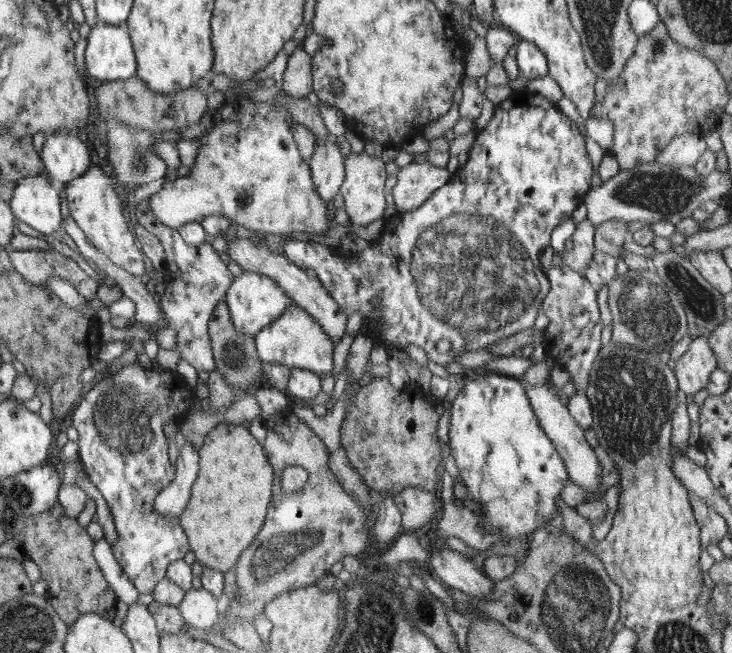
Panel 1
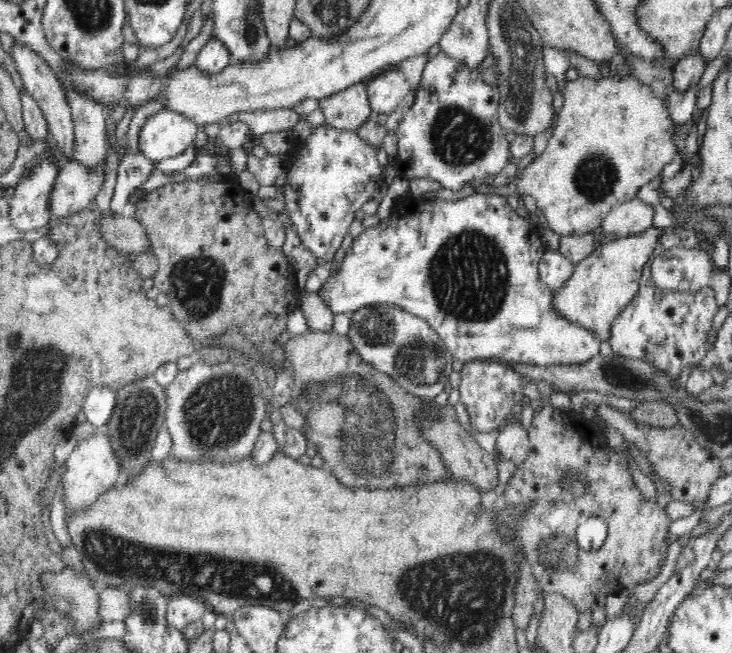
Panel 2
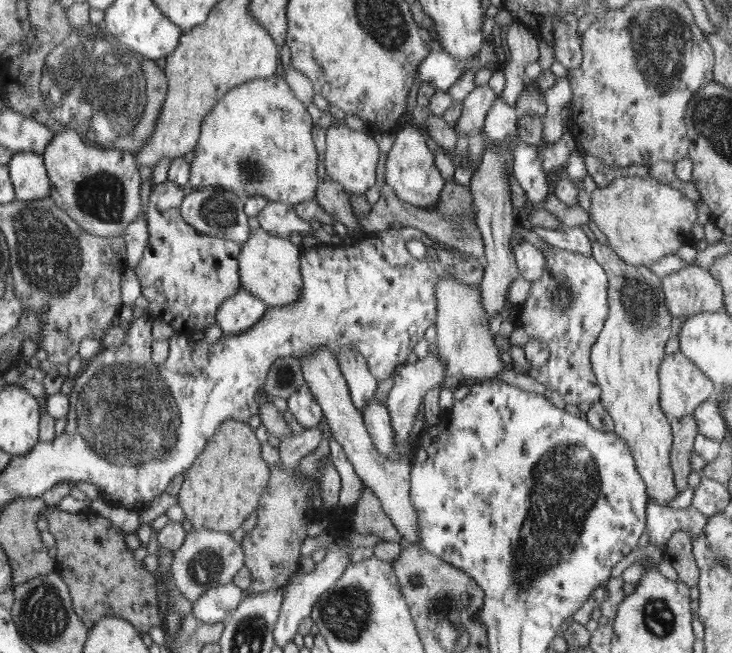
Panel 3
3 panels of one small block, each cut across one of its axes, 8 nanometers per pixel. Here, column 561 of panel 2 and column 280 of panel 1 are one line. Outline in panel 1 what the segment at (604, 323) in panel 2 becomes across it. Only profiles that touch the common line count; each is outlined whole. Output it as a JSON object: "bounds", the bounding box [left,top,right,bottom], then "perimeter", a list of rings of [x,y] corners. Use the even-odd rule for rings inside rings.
{"bounds":[226,271,296,337],"perimeter":[[[243,271],[240,276],[235,277],[234,284],[227,290],[226,304],[236,330],[247,336],[255,337],[272,322],[278,321],[296,302],[275,279],[256,274],[256,272]]]}

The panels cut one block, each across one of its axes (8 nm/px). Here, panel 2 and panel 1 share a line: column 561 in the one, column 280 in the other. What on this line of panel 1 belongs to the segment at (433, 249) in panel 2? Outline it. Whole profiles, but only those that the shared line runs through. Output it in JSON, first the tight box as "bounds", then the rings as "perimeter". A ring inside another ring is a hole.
{"bounds":[254,304,335,375],"perimeter":[[[296,304],[291,306],[291,309],[288,309],[278,321],[272,322],[254,338],[254,349],[263,362],[308,369],[319,375],[333,372],[335,342],[306,310]]]}

